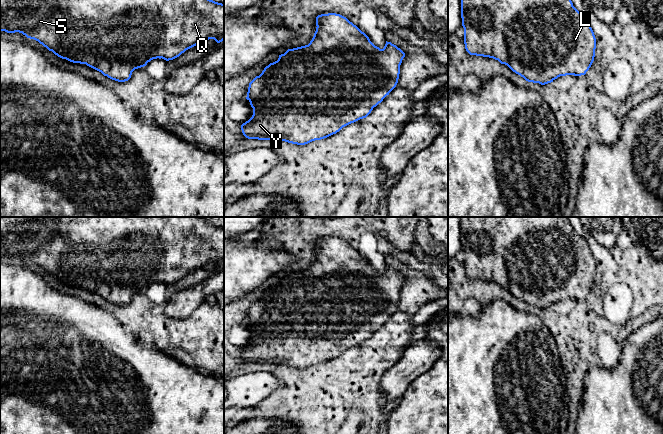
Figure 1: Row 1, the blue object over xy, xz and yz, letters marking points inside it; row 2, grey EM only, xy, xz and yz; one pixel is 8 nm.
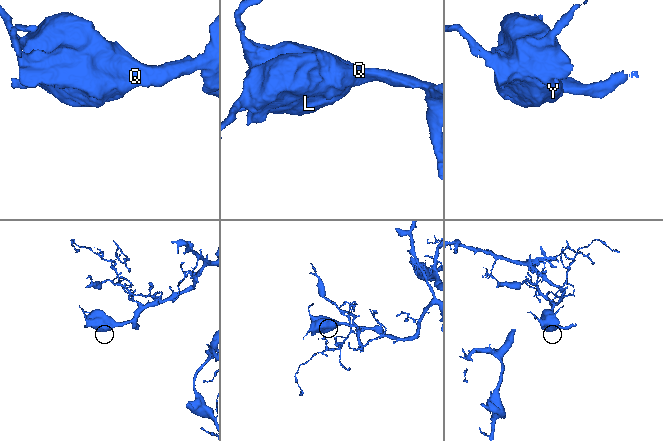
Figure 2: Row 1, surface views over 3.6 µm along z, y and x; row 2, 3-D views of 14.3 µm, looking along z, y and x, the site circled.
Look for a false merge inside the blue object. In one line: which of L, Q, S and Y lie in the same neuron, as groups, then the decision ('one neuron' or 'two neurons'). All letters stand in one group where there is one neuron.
L Q S Y | one neuron

